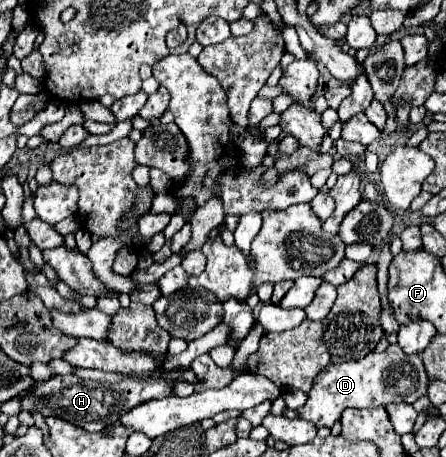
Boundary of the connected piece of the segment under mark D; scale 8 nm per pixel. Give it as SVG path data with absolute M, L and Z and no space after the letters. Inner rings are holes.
M394 343L382 353L368 353L366 357L350 363L330 365L320 371L314 379L314 385L308 393L308 401L296 409L300 419L314 423L316 427L332 427L336 419L340 419L346 407L378 407L388 403L414 403L420 395L426 395L428 377L420 359L416 355L404 355L402 349Z

